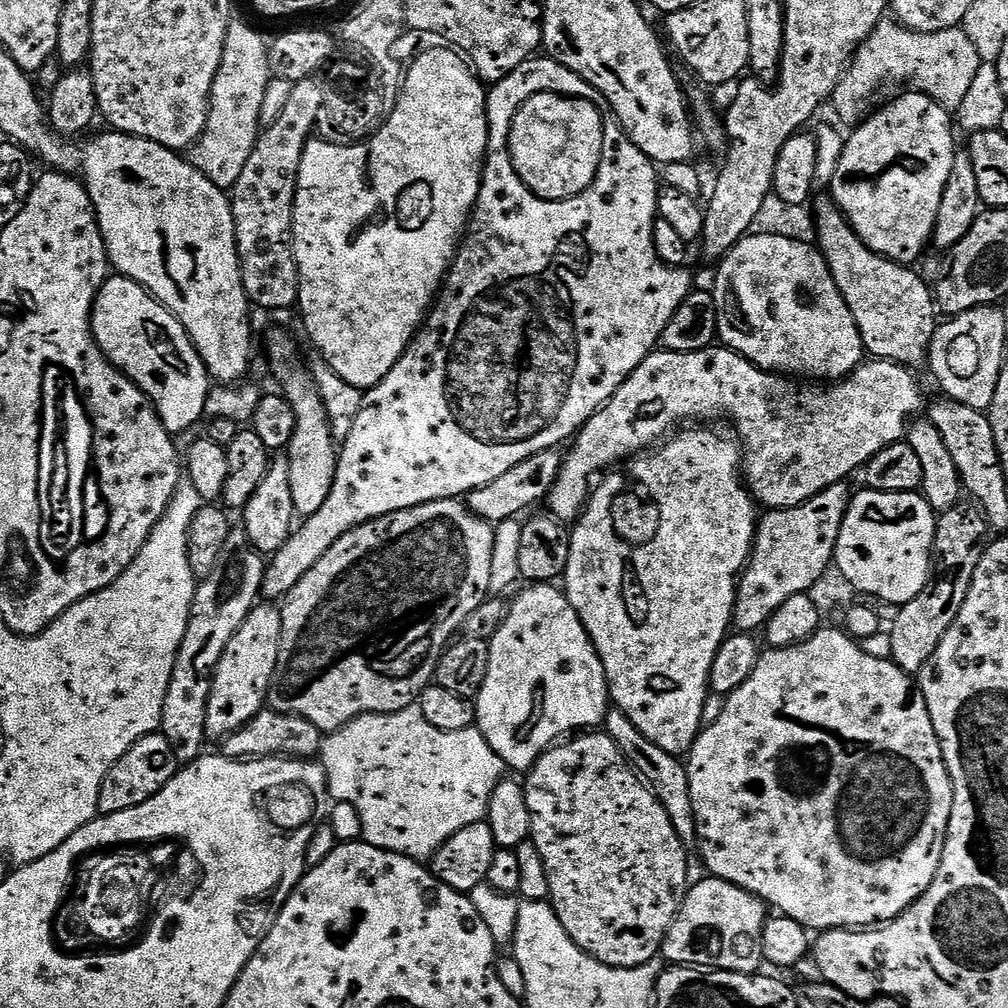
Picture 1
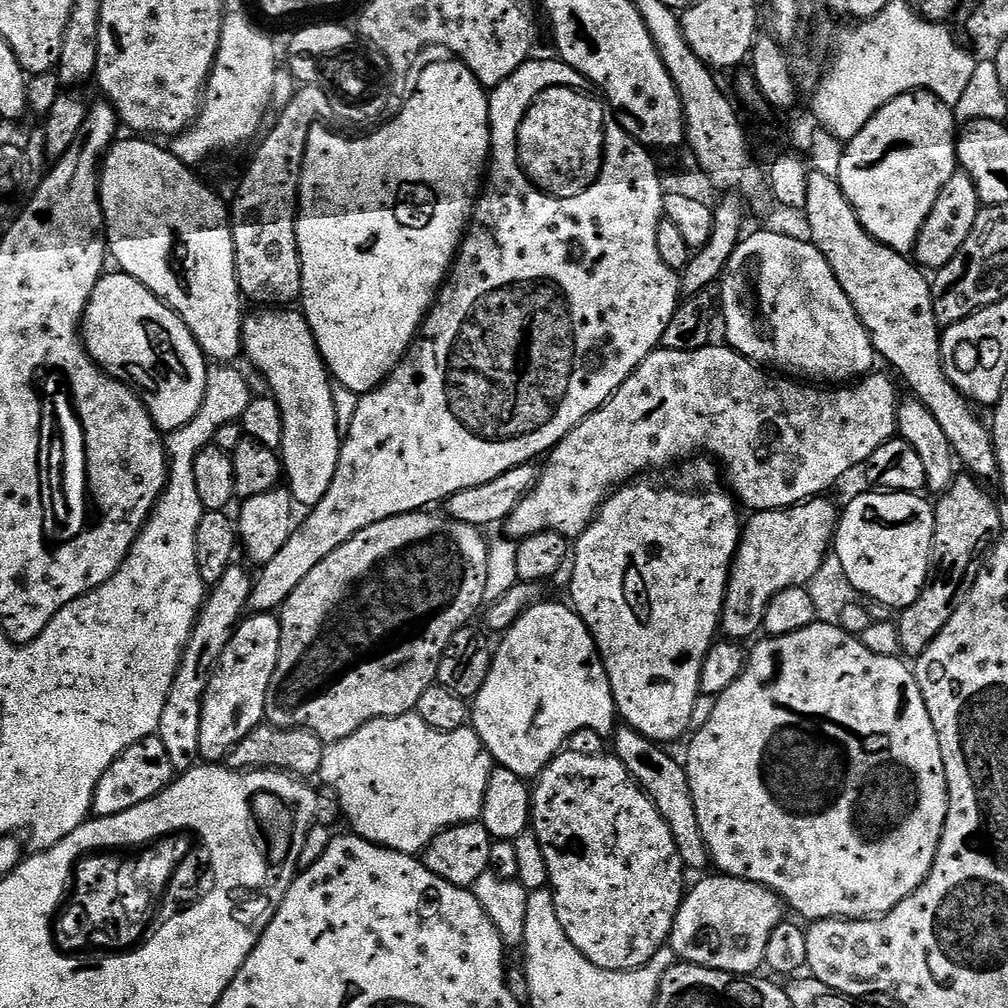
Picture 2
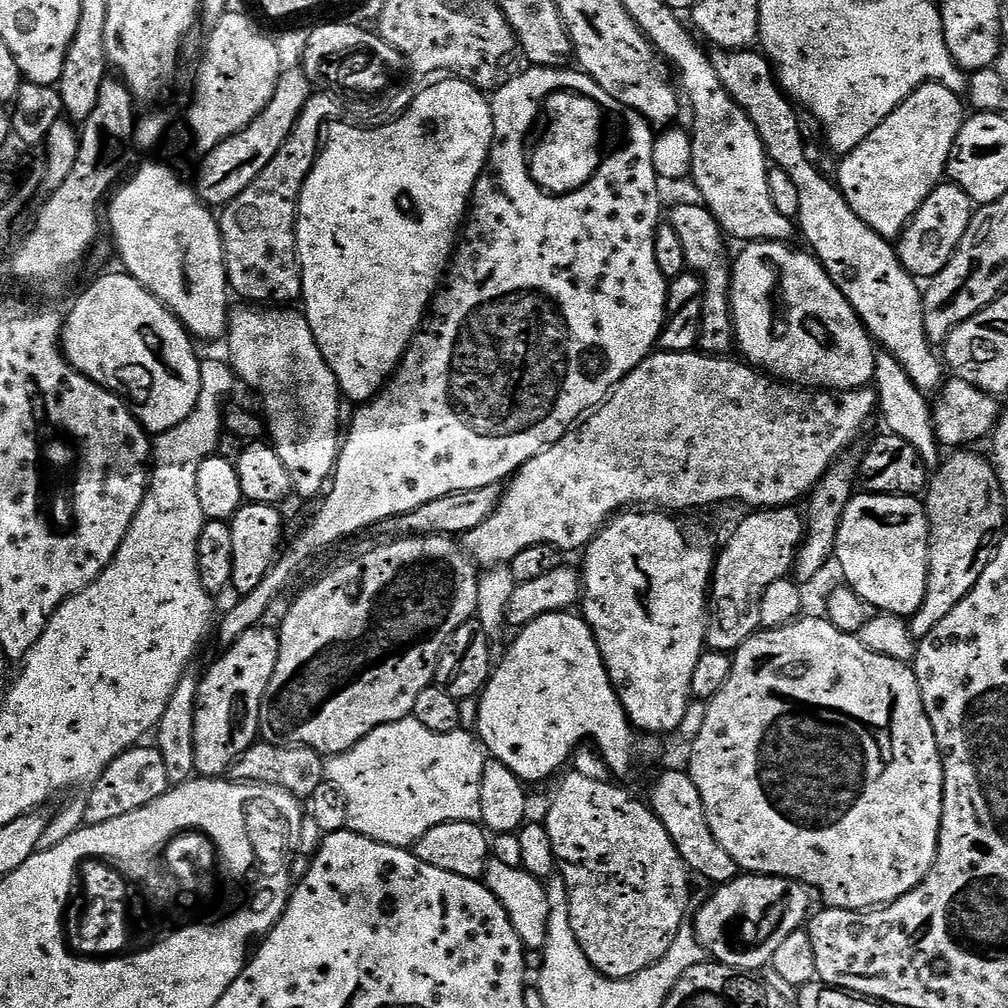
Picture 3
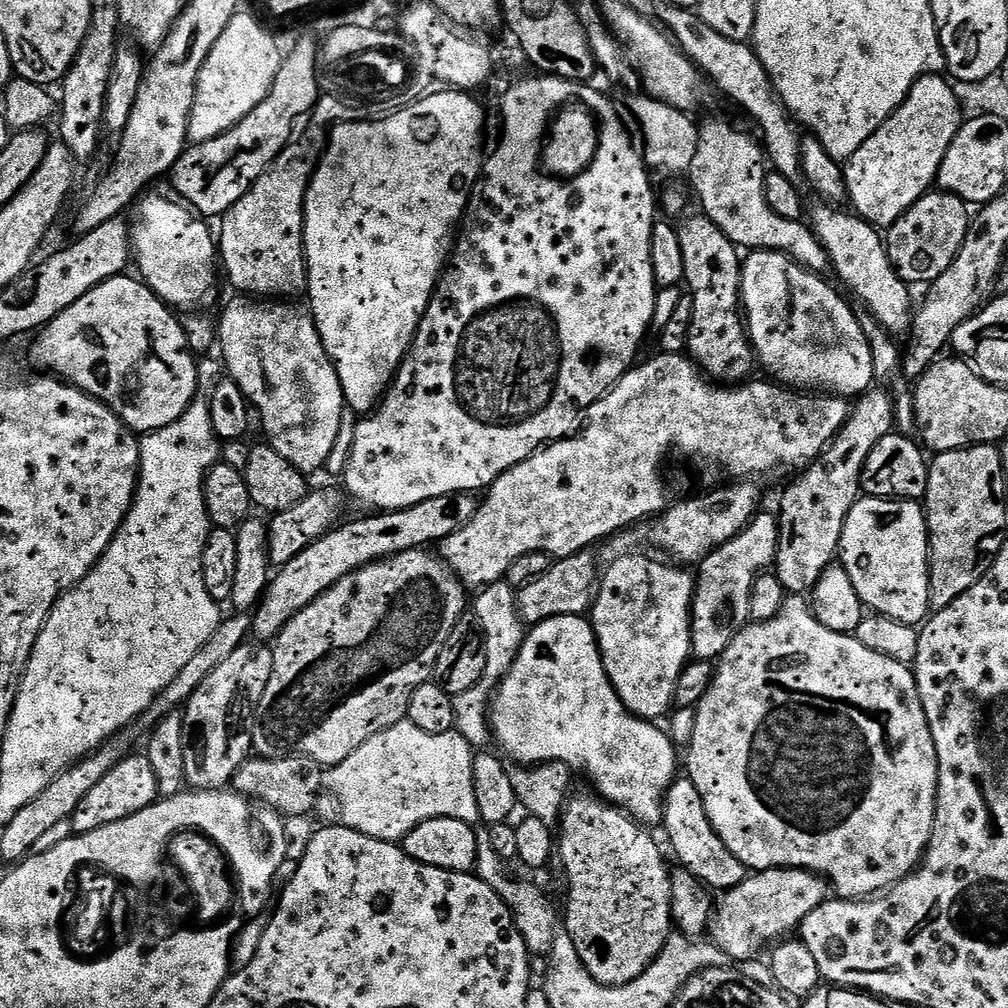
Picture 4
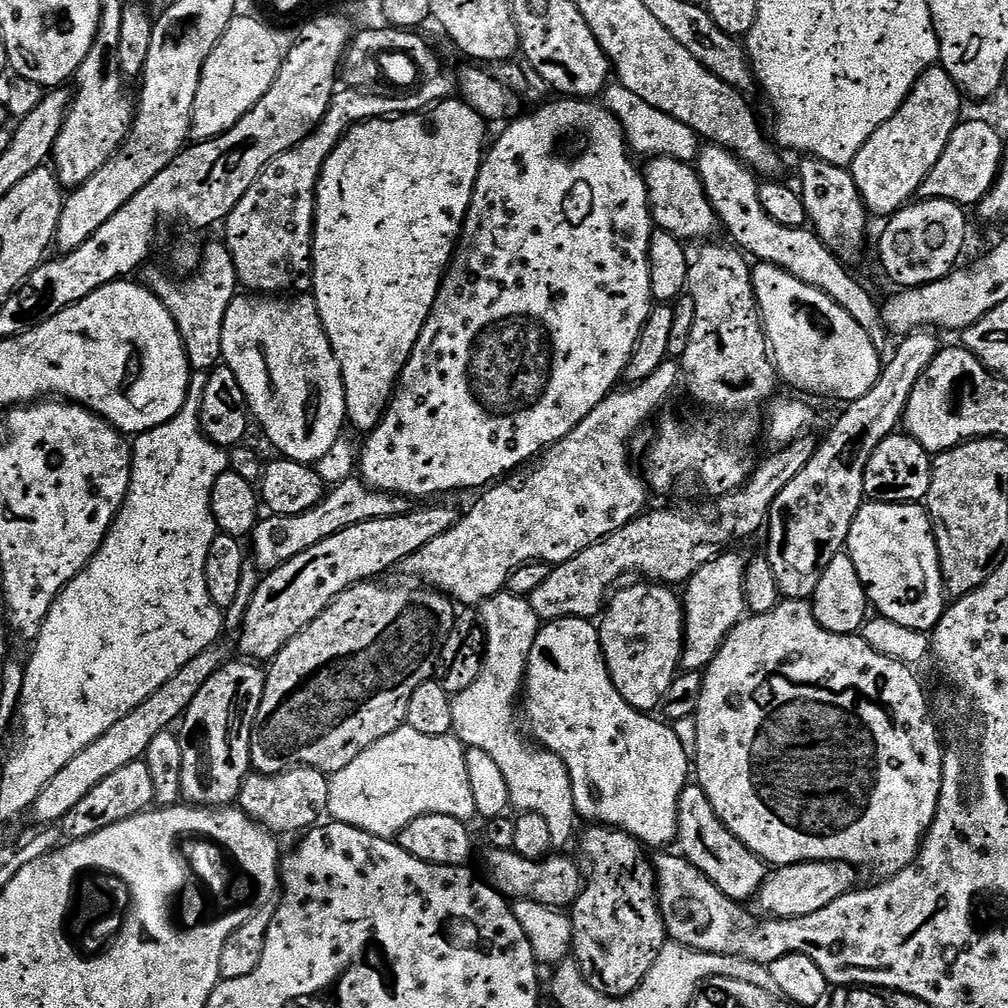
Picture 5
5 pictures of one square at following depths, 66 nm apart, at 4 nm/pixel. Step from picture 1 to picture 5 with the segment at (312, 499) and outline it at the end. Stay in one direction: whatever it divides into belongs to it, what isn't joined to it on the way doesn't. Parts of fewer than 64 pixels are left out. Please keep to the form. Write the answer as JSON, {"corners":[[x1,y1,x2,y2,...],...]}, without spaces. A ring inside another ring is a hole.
{"corners":[[238,294,222,322,223,363,234,372,247,411,260,423,268,440,285,460,315,465,345,431,348,411,340,363,328,341,318,306,308,294]]}

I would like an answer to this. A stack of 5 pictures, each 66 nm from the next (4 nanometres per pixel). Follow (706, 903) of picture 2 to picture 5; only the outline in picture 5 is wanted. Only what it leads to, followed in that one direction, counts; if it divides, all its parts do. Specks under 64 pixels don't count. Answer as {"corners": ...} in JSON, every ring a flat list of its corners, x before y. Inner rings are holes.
{"corners":[[811,860,805,864,786,864,777,867,767,873,764,885,760,887,759,911,769,917,786,920,795,916,814,914,814,910,822,910,830,906,830,902,853,891,858,884,856,872,857,869,853,865,843,864,841,860]]}

